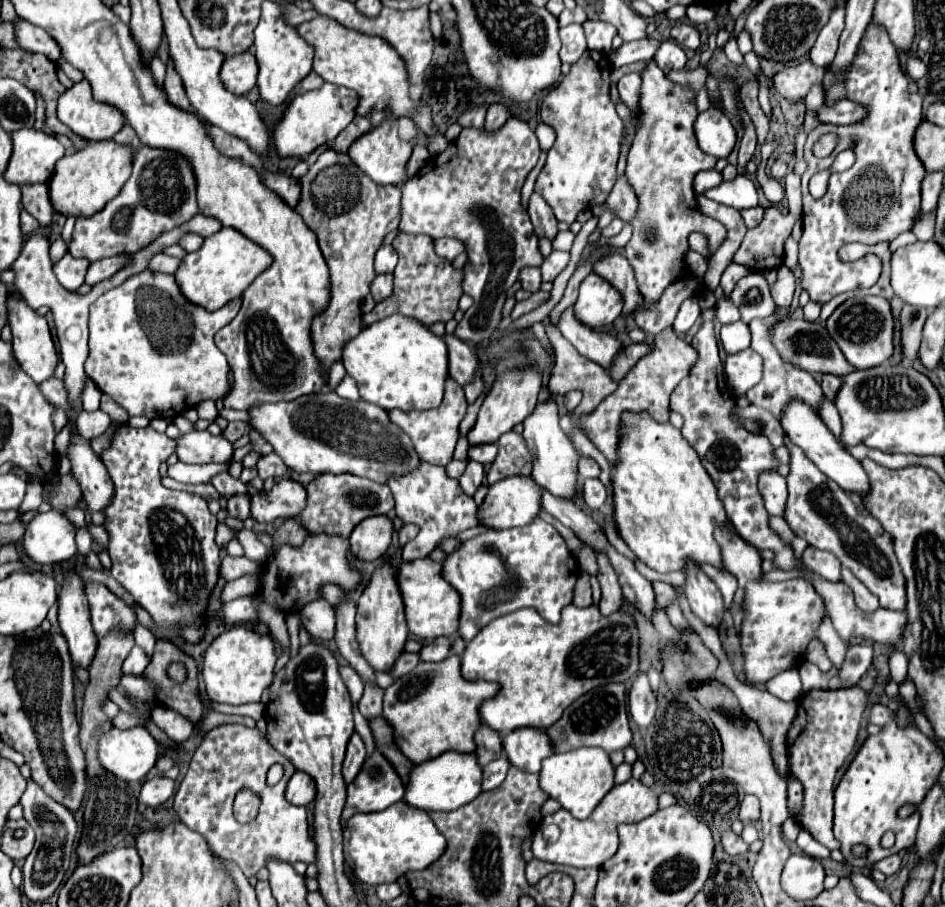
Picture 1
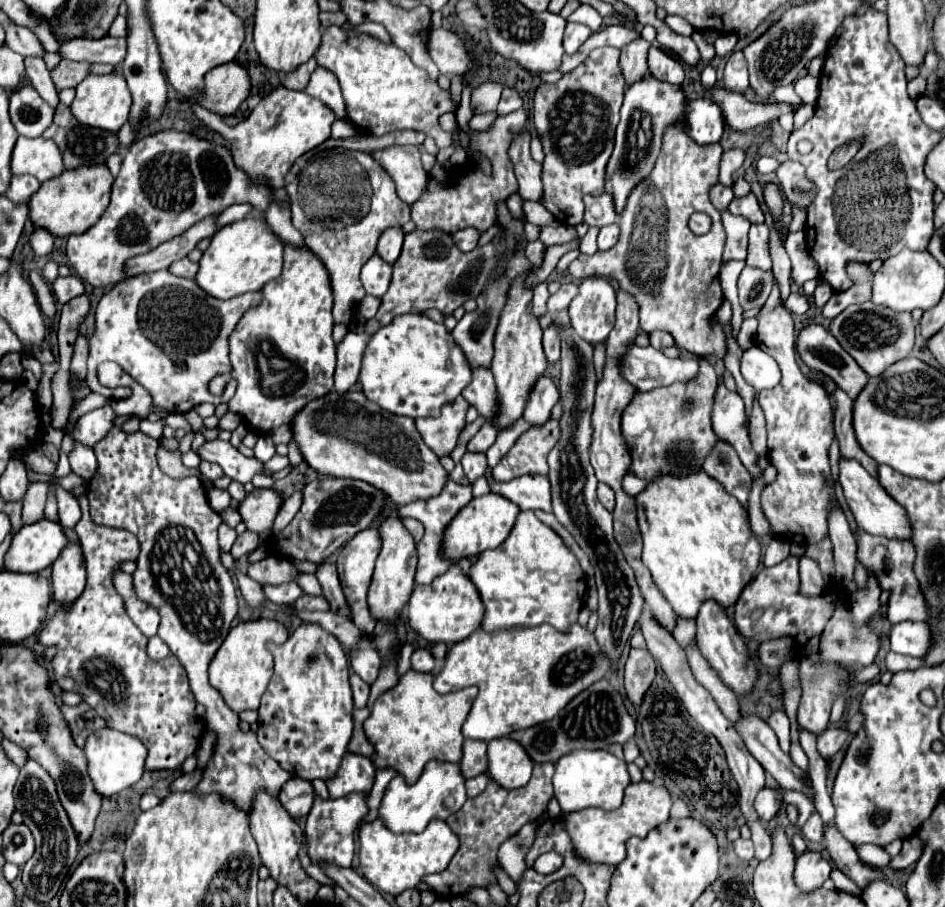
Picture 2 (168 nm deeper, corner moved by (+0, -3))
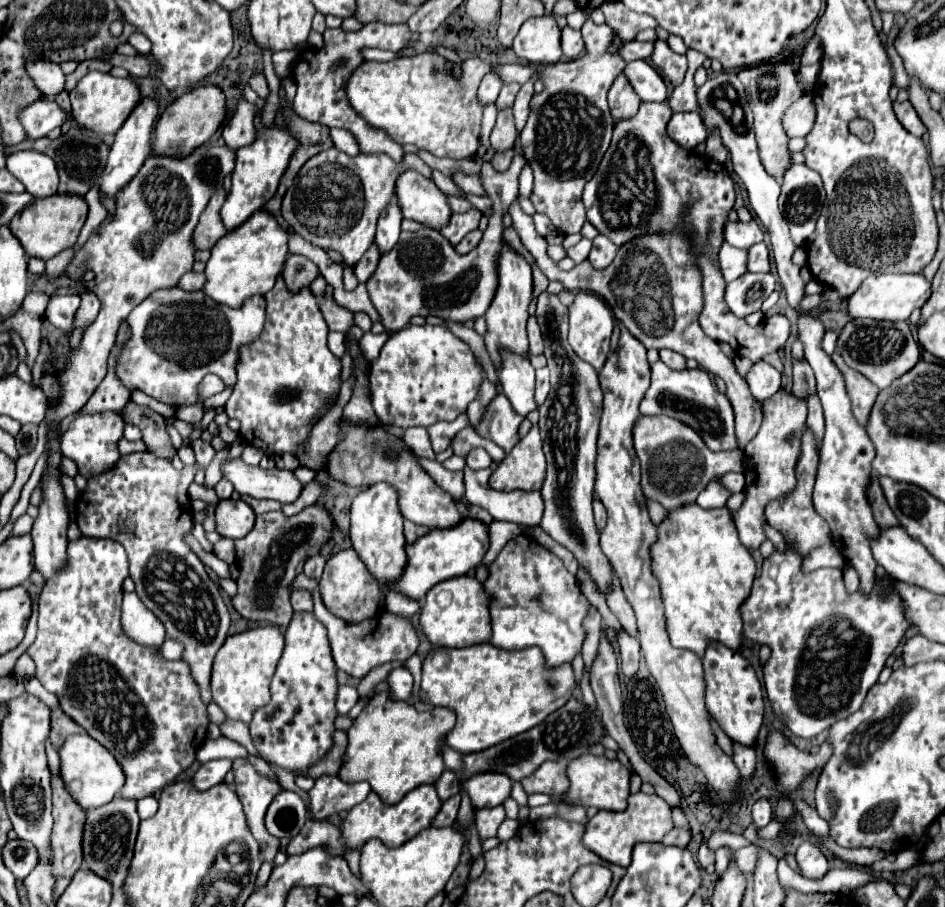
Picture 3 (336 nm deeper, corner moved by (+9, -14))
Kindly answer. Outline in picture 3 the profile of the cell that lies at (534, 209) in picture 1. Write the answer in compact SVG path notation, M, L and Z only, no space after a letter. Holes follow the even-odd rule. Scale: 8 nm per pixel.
M512 110L498 112L498 120L496 120L496 126L494 126L492 136L490 136L494 152L512 150L514 144L516 144L516 140L518 140L518 132L516 132L516 126L514 126Z

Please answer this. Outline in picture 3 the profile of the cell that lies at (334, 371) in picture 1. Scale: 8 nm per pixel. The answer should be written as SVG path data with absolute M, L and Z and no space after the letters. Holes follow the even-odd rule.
M328 286L326 300L320 302L320 308L322 308L322 314L326 318L326 324L328 324L330 332L344 332L344 330L348 330L354 324L354 314L334 302L330 286Z

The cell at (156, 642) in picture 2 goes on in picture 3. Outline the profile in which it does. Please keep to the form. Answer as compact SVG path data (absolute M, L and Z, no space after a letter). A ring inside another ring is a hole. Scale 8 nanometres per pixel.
M166 640L160 648L158 648L158 656L164 660L178 660L180 652L184 648L180 648L180 644L176 644L176 640Z

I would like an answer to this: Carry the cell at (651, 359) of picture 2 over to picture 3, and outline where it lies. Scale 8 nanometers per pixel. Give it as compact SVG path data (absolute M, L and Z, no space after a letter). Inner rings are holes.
M662 362L650 364L650 386L640 402L640 414L646 416L672 416L690 428L694 428L700 438L706 442L710 450L736 450L738 440L734 434L734 412L726 398L726 394L720 394L710 378L710 374L702 368L684 368L684 370L672 370Z

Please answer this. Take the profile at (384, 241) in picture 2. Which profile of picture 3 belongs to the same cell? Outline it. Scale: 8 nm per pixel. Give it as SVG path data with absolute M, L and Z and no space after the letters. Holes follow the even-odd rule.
M392 202L382 214L380 214L380 220L378 220L378 230L376 230L376 246L380 250L380 254L386 254L390 252L396 242L398 242L398 236L400 236L400 210L396 208L396 202Z

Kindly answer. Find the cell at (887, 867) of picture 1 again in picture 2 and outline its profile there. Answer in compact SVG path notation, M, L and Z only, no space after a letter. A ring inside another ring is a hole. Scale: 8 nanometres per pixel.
M913 835L903 841L903 849L899 851L899 855L893 857L889 867L891 869L907 869L913 863L917 863L917 857L921 857L921 839L917 835Z

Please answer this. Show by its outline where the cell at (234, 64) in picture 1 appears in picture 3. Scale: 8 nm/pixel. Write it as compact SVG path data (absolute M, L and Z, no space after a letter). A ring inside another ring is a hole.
M206 84L200 88L188 90L162 112L162 118L154 128L152 154L164 152L172 156L186 156L188 152L192 152L192 148L198 148L204 142L208 142L214 136L214 132L222 126L224 118L226 118L226 98L218 86Z

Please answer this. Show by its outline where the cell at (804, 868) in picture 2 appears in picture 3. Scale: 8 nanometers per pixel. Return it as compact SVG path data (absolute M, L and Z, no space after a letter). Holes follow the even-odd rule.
M802 842L796 850L798 870L808 880L820 880L828 872L828 862L822 850L812 842Z

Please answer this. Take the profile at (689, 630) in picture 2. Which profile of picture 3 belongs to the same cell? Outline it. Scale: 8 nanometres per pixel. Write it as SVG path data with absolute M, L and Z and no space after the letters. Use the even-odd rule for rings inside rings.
M708 714L709 722L714 732L714 735L717 739L718 745L721 749L730 757L732 757L733 750L732 750L732 741L730 738L725 734L725 732L719 727L717 722L712 718L710 714Z

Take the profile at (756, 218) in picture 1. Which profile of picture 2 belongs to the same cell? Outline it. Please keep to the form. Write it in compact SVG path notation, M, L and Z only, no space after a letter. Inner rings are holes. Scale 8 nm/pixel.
M751 225L749 231L749 255L747 265L771 269L771 255L769 255L769 227L767 225Z

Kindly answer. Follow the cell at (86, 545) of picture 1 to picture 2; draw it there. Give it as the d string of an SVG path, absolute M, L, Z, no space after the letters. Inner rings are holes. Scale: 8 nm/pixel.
M63 487L57 489L57 503L59 503L59 521L61 525L73 529L81 519L81 507L75 497L71 497Z

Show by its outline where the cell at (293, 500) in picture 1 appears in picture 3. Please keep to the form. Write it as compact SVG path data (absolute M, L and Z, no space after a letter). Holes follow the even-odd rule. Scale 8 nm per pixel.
M220 500L216 506L216 530L224 538L244 538L256 522L256 514L244 500Z

